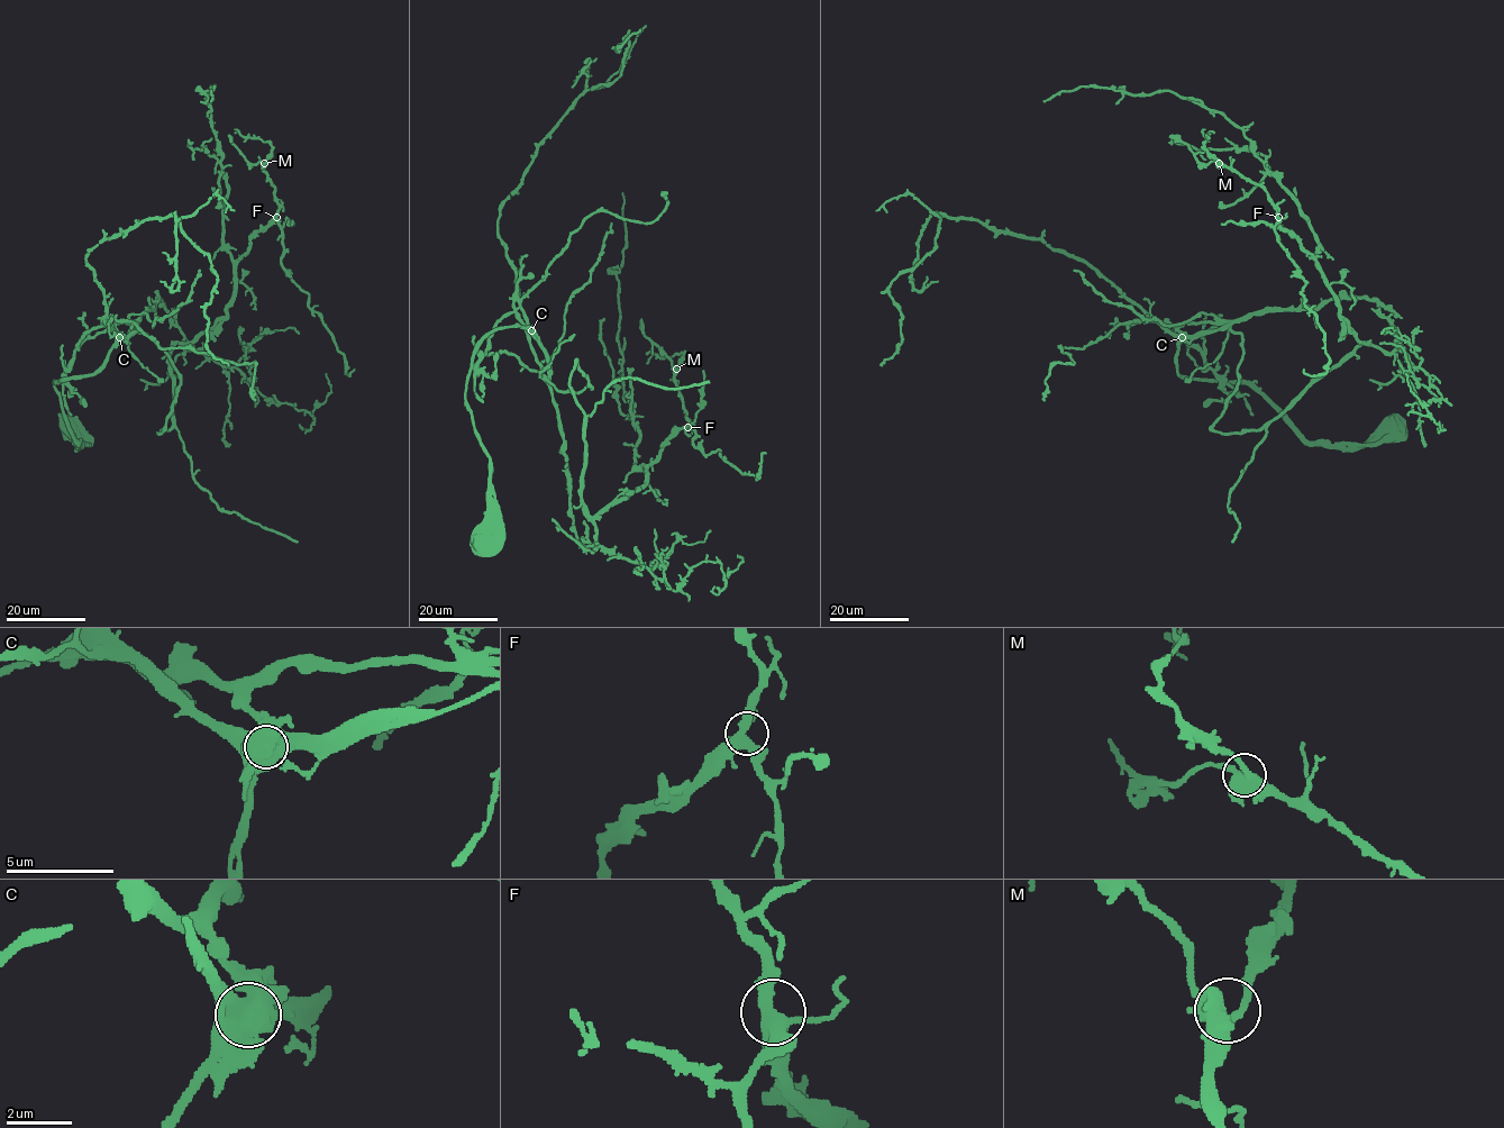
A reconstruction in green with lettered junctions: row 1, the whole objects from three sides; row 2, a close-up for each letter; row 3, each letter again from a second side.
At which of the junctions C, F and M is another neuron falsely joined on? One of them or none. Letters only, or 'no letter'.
C

